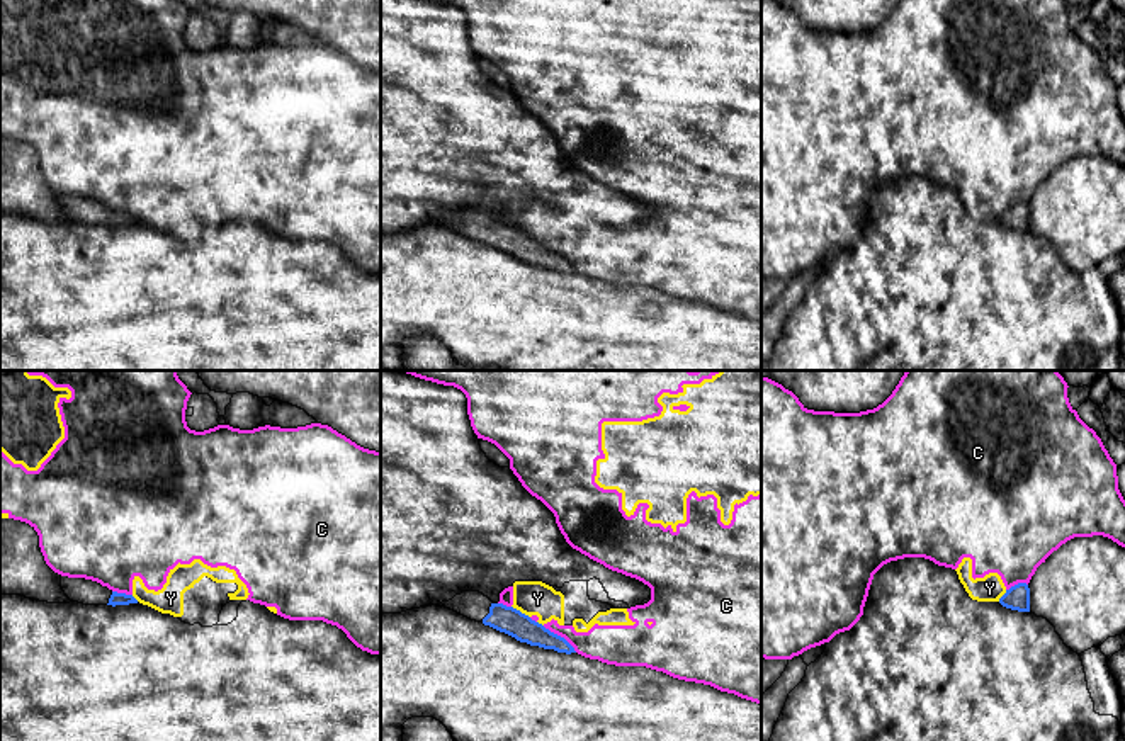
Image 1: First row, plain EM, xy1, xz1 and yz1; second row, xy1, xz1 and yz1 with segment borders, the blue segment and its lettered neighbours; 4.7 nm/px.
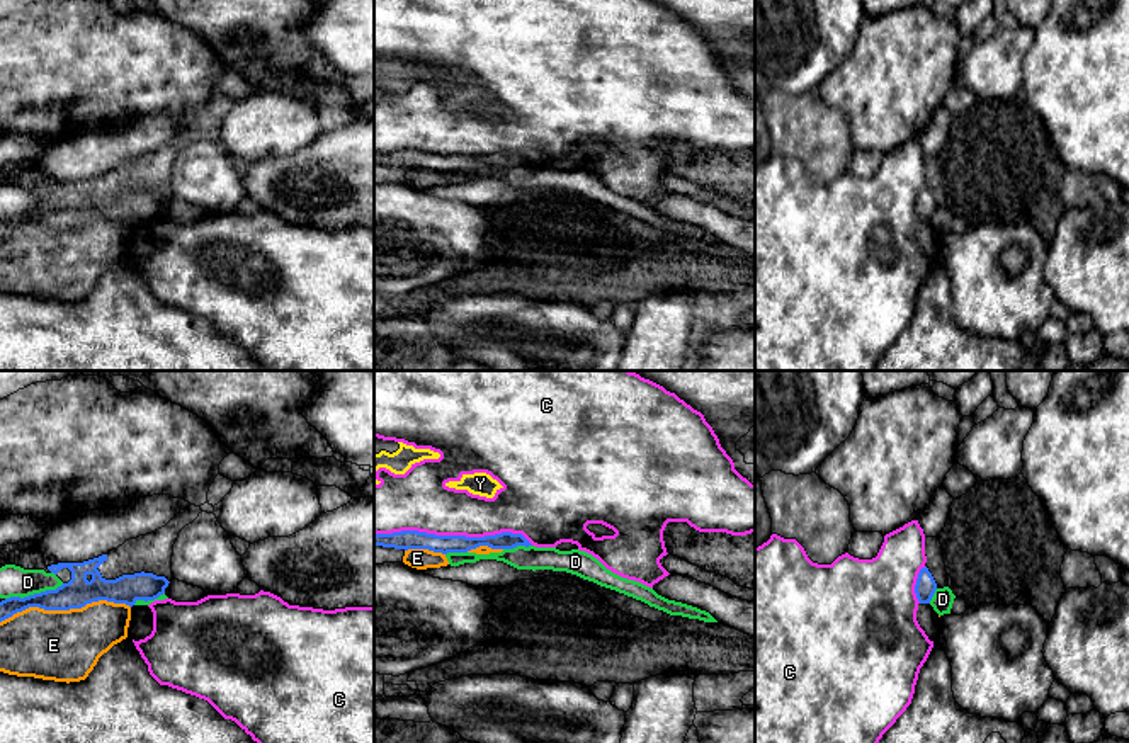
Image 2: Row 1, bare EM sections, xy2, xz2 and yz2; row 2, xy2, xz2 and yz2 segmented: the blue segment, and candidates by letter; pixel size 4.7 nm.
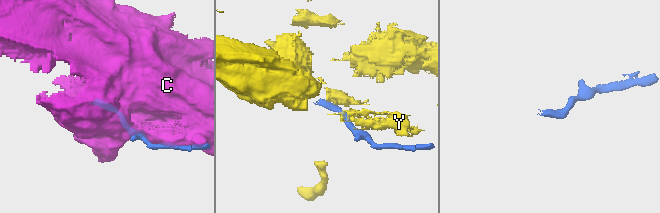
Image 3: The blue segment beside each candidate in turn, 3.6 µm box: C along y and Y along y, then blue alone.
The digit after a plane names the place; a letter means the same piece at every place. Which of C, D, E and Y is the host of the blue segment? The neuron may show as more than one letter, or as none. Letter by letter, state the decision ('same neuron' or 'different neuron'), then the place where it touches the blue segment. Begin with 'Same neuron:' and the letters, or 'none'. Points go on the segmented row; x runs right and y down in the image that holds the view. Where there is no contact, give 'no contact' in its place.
Same neuron: none
C: different neuron | xz2 (454, 536)
D: different neuron | xy2 (34, 594)
E: different neuron | xy2 (65, 609)
Y: different neuron | xz1 (519, 610)

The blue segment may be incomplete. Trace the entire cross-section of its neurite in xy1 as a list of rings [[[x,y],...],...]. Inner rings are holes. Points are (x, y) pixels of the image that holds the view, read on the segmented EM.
[[[61,576],[61,588],[71,602],[78,602],[83,605],[116,607],[138,603],[138,600],[133,595],[112,591],[107,586],[102,586],[100,583],[85,578]]]

